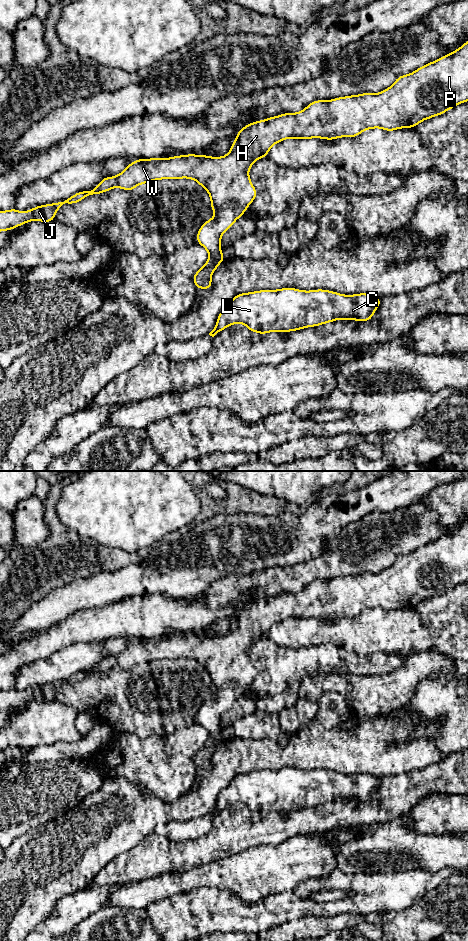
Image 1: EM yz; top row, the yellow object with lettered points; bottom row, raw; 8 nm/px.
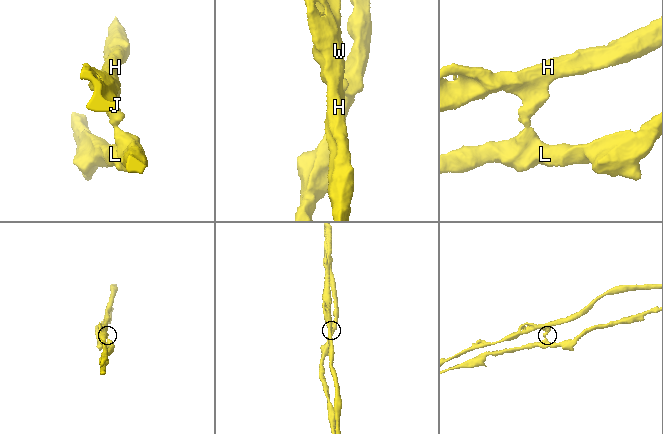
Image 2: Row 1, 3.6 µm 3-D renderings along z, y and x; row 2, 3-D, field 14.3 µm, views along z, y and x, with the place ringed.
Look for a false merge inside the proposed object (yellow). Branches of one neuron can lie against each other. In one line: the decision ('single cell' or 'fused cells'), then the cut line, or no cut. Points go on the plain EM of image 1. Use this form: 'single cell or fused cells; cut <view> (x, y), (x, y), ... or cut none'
fused cells; cut yz (210, 734), (220, 735)

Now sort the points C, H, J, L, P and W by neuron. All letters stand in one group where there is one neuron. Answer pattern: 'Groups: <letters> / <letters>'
Groups: C L / H J P W

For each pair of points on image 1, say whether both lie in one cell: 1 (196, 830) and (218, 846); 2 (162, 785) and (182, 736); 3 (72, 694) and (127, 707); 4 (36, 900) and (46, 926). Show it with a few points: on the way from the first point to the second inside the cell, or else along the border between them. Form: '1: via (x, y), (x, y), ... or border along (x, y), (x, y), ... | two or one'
1: border along (213, 817), (211, 828), (205, 834), (180, 840) | two
2: via (166, 773), (166, 769), (178, 748) | one
3: via (86, 694), (108, 694), (113, 697) | one
4: border along (58, 900), (53, 911), (31, 930) | two

